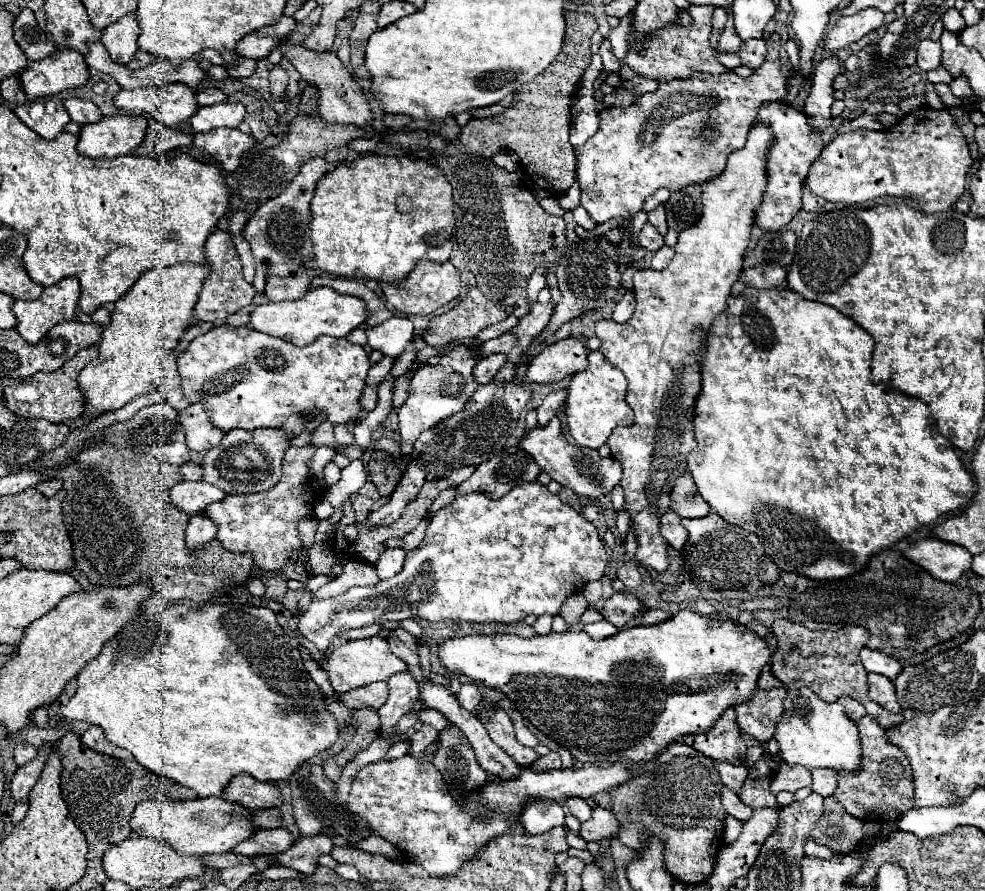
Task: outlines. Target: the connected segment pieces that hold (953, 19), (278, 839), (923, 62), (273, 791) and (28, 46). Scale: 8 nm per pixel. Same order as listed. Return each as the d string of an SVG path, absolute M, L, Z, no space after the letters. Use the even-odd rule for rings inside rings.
M949 8L949 10L951 10L951 12L947 12L947 14L944 14L941 17L944 28L951 32L959 33L966 27L963 16L961 16L961 14L957 14L957 12L955 12L955 8Z
M255 830L253 836L233 846L231 854L235 856L255 856L255 854L267 854L267 852L279 852L287 850L295 843L293 834L287 834L287 830Z
M923 40L917 48L917 66L921 70L935 70L941 64L941 44L933 40Z
M245 772L231 778L231 782L225 786L225 792L221 794L221 798L235 802L235 804L243 804L249 810L281 806L281 792L275 784L259 782L257 778L245 774Z
M23 8L21 14L15 18L13 30L15 42L21 46L21 50L27 54L29 60L47 58L57 50L55 44L47 38L47 34L35 24L35 16L29 8Z

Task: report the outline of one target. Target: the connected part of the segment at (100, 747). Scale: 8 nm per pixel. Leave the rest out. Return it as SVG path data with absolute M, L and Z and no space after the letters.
M91 726L91 728L81 736L81 740L83 740L89 748L93 748L93 750L97 750L97 752L103 752L103 754L109 754L109 756L115 756L115 758L121 758L121 760L131 760L131 758L133 758L133 756L129 756L129 752L125 752L123 748L117 748L117 746L109 744L109 740L105 738L105 732L101 732L101 728L97 728L97 726Z

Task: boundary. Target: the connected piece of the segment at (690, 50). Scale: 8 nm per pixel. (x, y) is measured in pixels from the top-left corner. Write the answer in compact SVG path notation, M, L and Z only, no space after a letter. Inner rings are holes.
M691 4L689 14L693 16L693 28L669 28L669 32L661 32L661 36L653 36L649 40L649 48L645 48L643 66L639 66L639 74L645 74L645 68L653 68L655 62L655 80L671 82L681 78L691 78L693 74L725 74L729 68L725 68L713 54L713 48L709 44L709 36L713 30L713 6L705 4ZM665 74L665 76L663 76Z

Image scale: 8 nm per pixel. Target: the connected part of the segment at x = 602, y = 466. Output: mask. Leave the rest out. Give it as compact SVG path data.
M553 416L547 426L535 426L533 430L525 432L525 436L519 440L519 446L537 460L543 472L547 472L561 486L575 490L579 496L597 500L611 492L621 480L621 464L617 464L613 458L599 458L593 462L589 454L583 454L581 448L569 444L561 432L561 422L557 416Z

